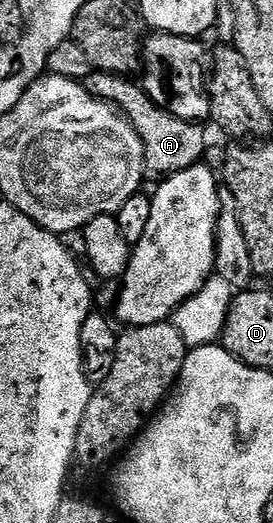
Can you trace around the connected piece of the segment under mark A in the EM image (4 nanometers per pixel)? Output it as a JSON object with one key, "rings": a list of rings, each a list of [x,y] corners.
{"rings":[[[94,69],[83,82],[85,90],[108,105],[116,107],[133,125],[133,130],[145,148],[145,176],[153,183],[198,164],[205,153],[205,133],[196,121],[184,121],[156,105],[140,84],[137,85],[124,73],[108,73]]]}

